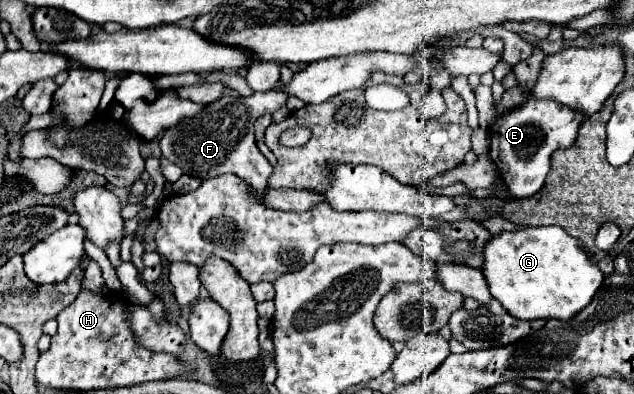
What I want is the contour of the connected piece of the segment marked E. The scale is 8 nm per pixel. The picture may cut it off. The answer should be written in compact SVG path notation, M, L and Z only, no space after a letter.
M529 98L523 106L505 112L491 124L489 156L515 198L529 198L543 188L551 166L551 154L561 146L571 146L575 142L581 122L583 116L577 116L577 112L571 112L555 100Z

